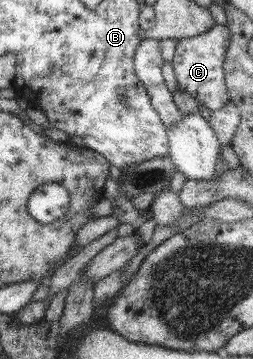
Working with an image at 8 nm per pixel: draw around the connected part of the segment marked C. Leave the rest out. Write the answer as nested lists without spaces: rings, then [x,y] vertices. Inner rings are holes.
[[[215,23],[199,35],[178,40],[170,60],[179,90],[195,98],[198,104],[205,106],[210,112],[219,110],[229,100],[223,74],[223,59],[229,47],[230,36],[231,32],[226,25]]]

